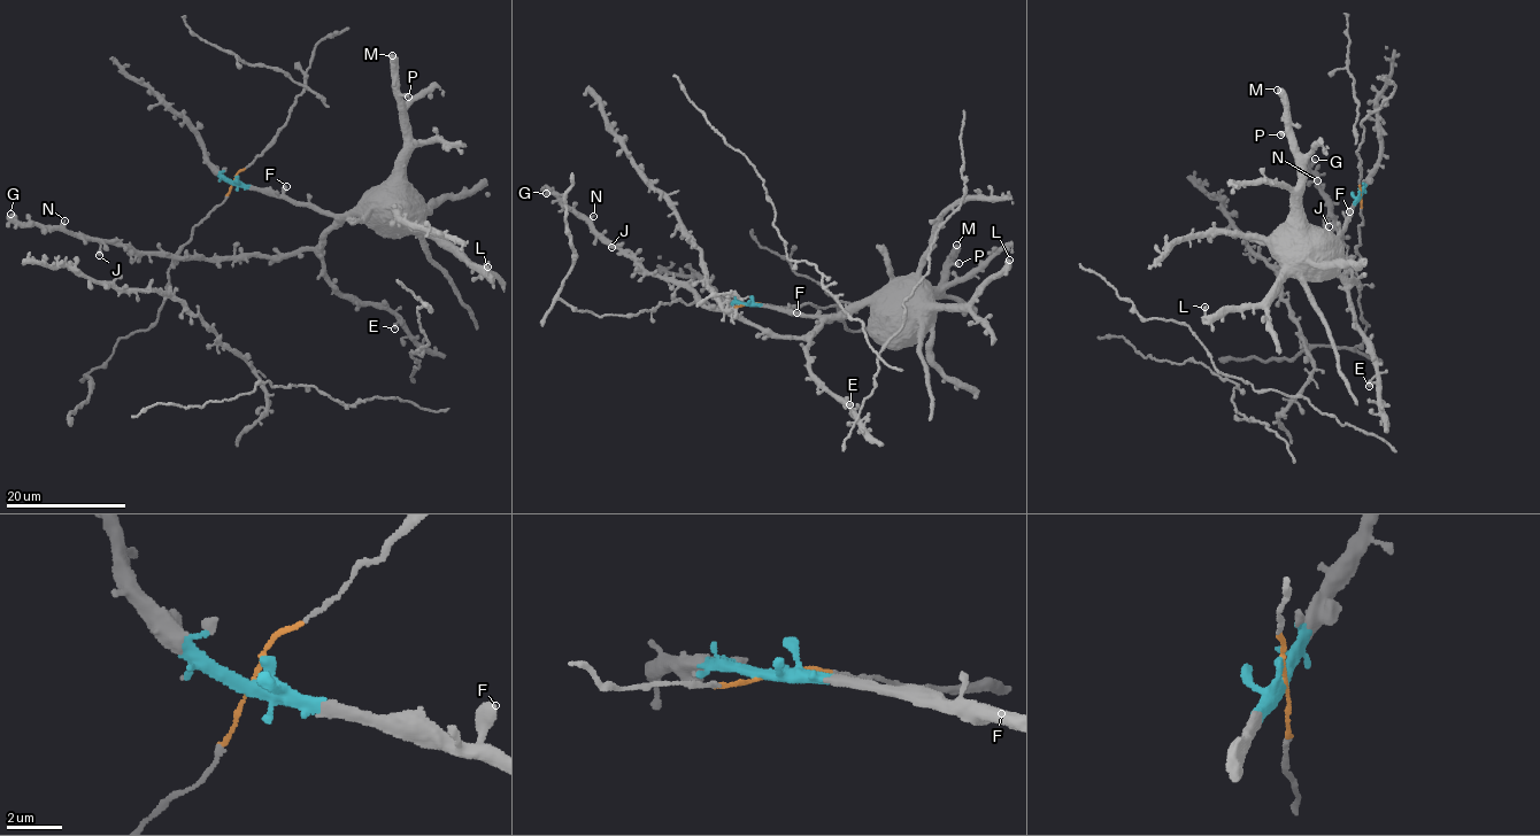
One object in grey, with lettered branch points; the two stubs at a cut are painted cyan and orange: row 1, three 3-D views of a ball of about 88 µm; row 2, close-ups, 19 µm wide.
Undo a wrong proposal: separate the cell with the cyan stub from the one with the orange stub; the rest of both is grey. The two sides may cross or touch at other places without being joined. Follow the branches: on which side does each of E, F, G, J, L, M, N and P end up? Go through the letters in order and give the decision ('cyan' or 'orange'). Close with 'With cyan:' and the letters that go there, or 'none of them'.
E: cyan
F: cyan
G: cyan
J: cyan
L: cyan
M: cyan
N: cyan
P: cyan
With cyan: E, F, G, J, L, M, N, P

